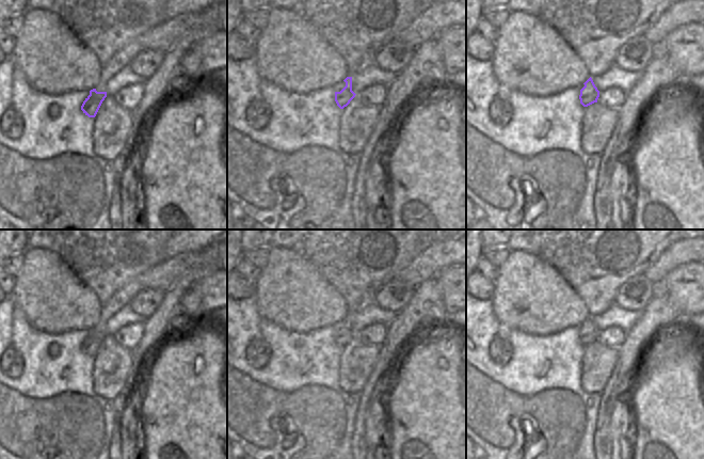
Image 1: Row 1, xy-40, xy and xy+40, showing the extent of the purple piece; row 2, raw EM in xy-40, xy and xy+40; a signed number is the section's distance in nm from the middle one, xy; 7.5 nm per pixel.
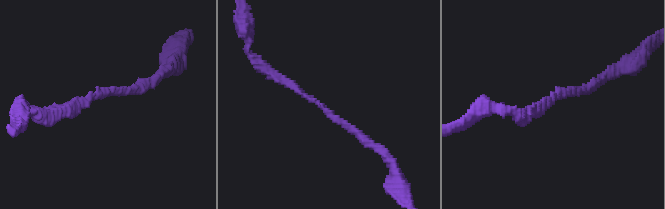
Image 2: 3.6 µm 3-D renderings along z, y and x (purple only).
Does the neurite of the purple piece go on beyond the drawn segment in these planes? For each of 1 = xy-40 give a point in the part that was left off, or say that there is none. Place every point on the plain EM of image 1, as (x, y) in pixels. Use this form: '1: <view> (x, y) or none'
1: none

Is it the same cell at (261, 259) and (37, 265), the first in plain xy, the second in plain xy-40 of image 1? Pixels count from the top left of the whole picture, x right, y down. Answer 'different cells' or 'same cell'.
different cells

